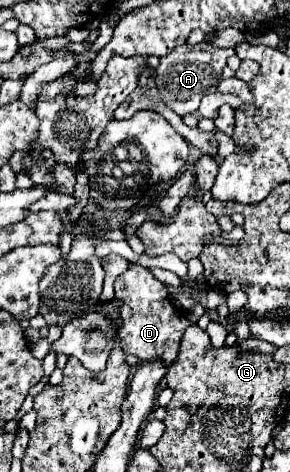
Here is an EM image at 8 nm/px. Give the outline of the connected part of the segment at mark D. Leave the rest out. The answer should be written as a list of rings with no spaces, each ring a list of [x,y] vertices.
[[[129,264],[129,268],[117,278],[115,296],[125,302],[121,306],[123,324],[119,330],[123,352],[133,354],[143,362],[163,358],[167,364],[171,364],[177,356],[181,336],[185,328],[191,324],[187,320],[187,312],[171,306],[171,298],[163,298],[163,284],[147,268],[139,264]]]

